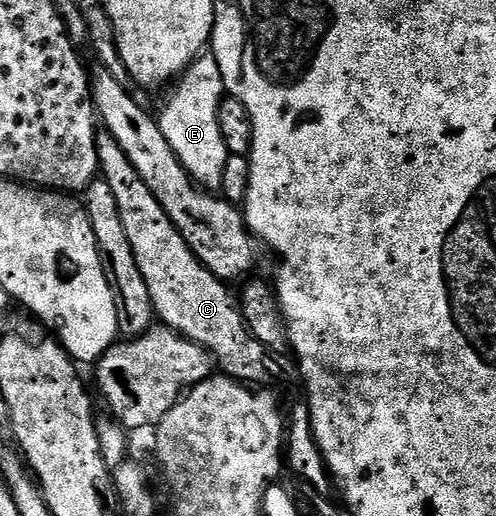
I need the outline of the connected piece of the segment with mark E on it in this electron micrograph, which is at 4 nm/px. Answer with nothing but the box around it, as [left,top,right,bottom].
[157,56,228,191]

